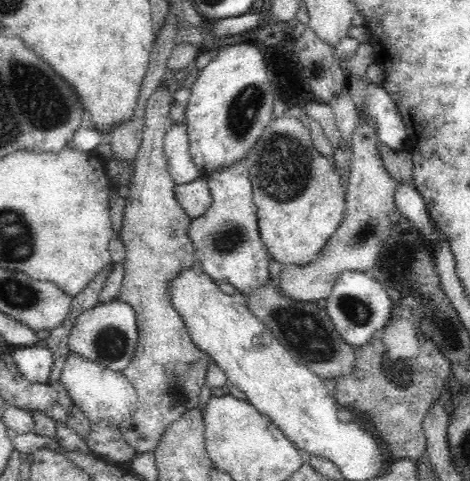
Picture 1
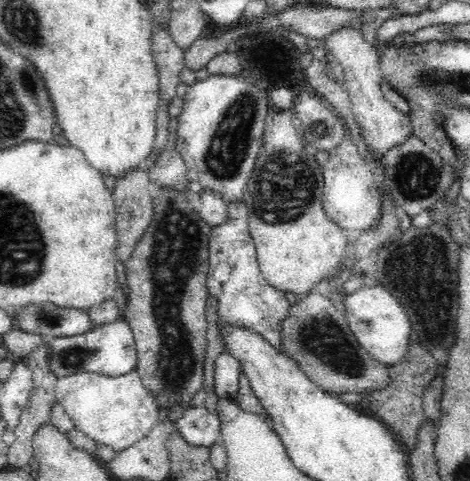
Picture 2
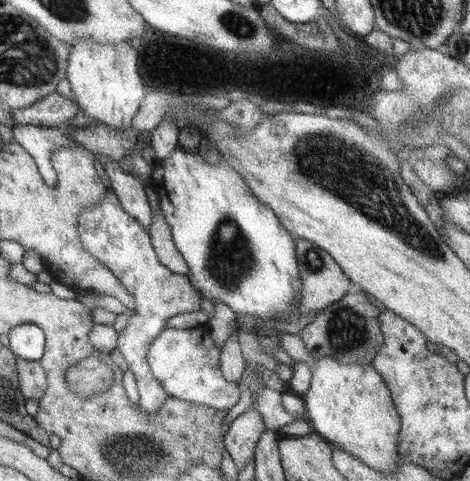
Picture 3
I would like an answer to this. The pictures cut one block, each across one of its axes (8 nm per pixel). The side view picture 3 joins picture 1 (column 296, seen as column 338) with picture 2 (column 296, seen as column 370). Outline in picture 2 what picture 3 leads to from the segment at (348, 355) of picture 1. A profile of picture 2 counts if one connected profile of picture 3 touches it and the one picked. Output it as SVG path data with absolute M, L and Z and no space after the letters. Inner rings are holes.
M304 294L298 296L298 302L292 306L288 318L280 324L280 340L282 352L298 362L300 370L312 378L312 382L330 394L340 392L374 392L382 390L390 384L388 366L374 360L370 352L358 342L346 314L336 310L332 300L324 294Z

